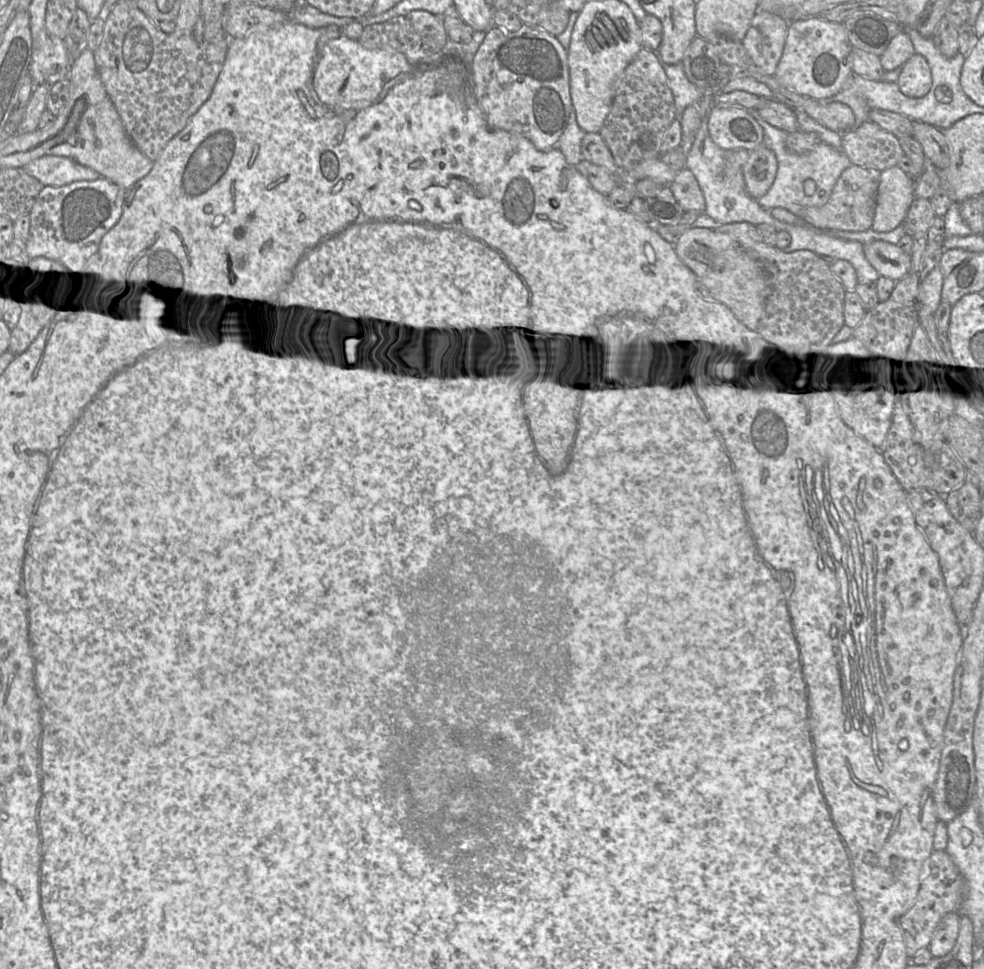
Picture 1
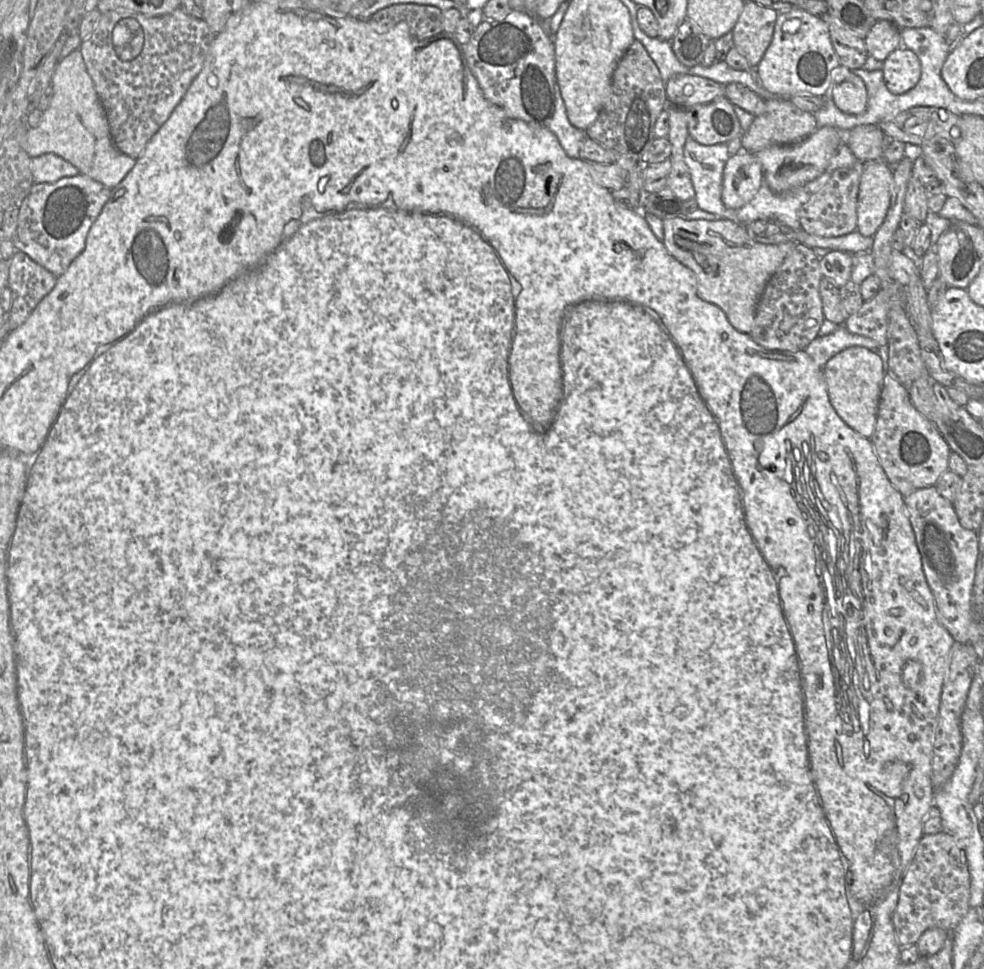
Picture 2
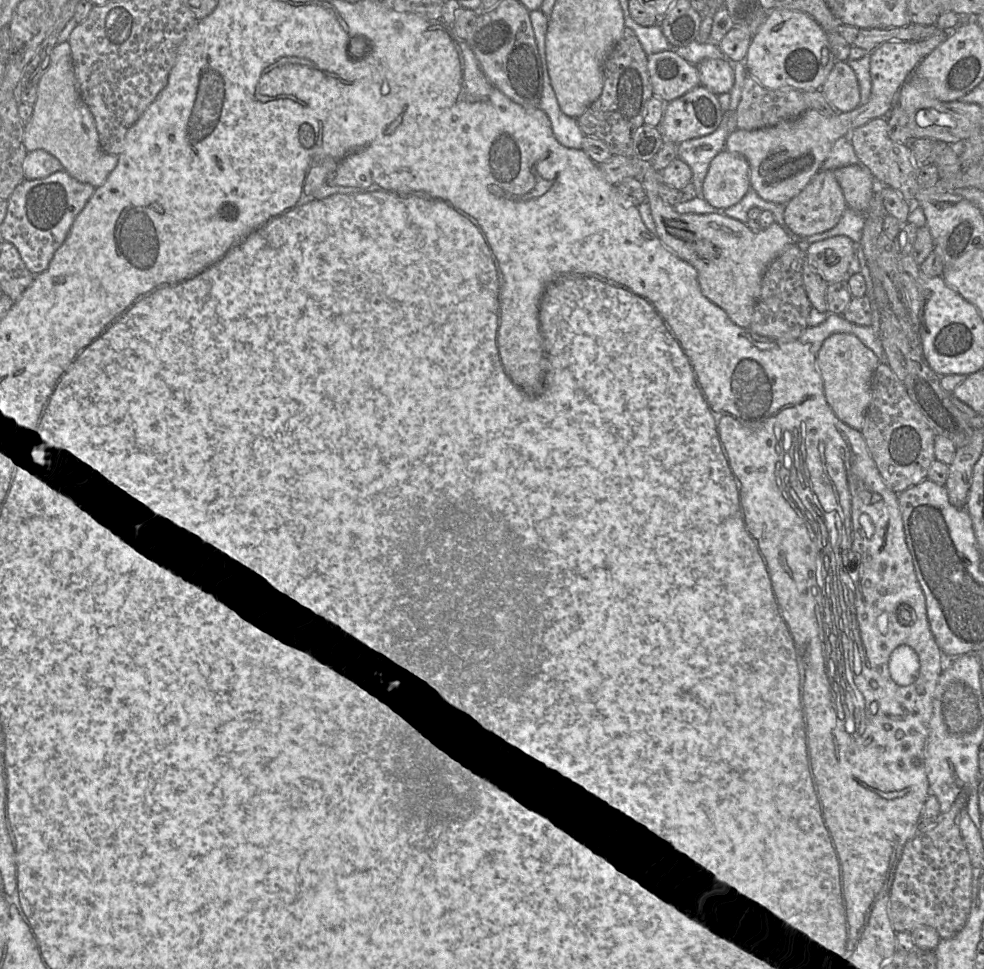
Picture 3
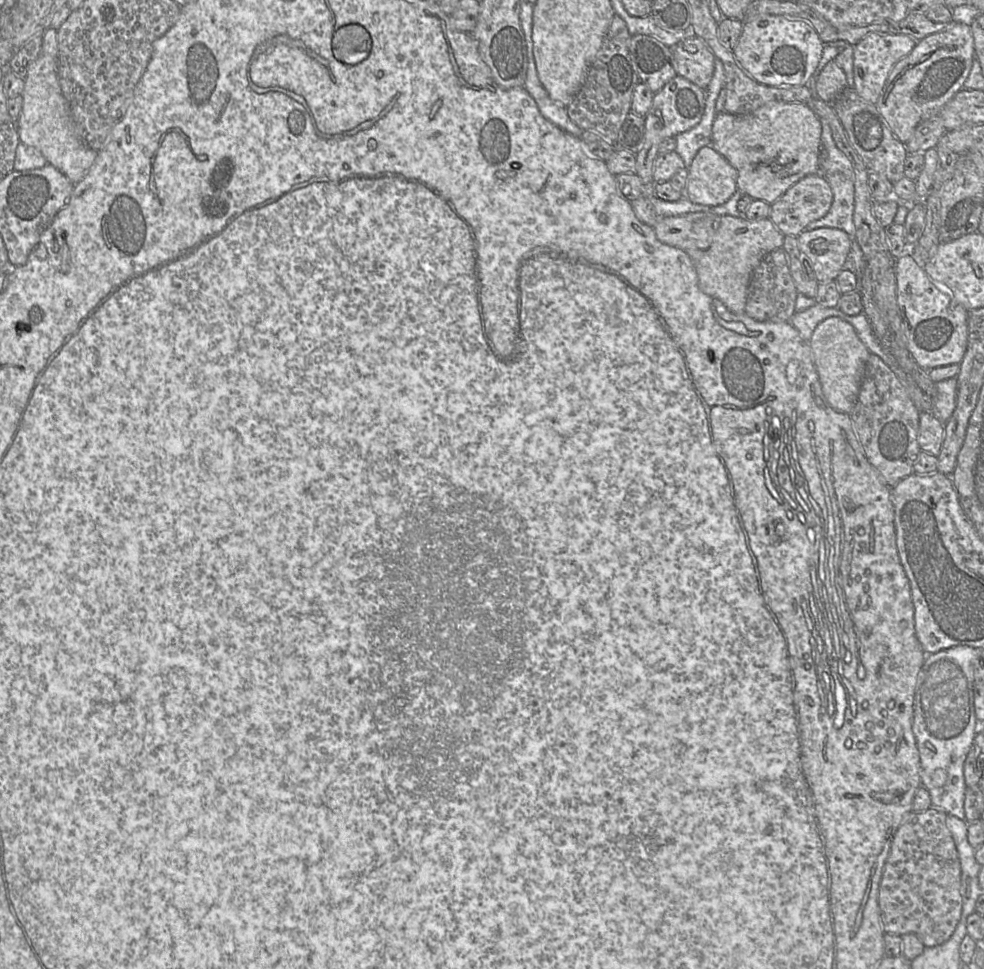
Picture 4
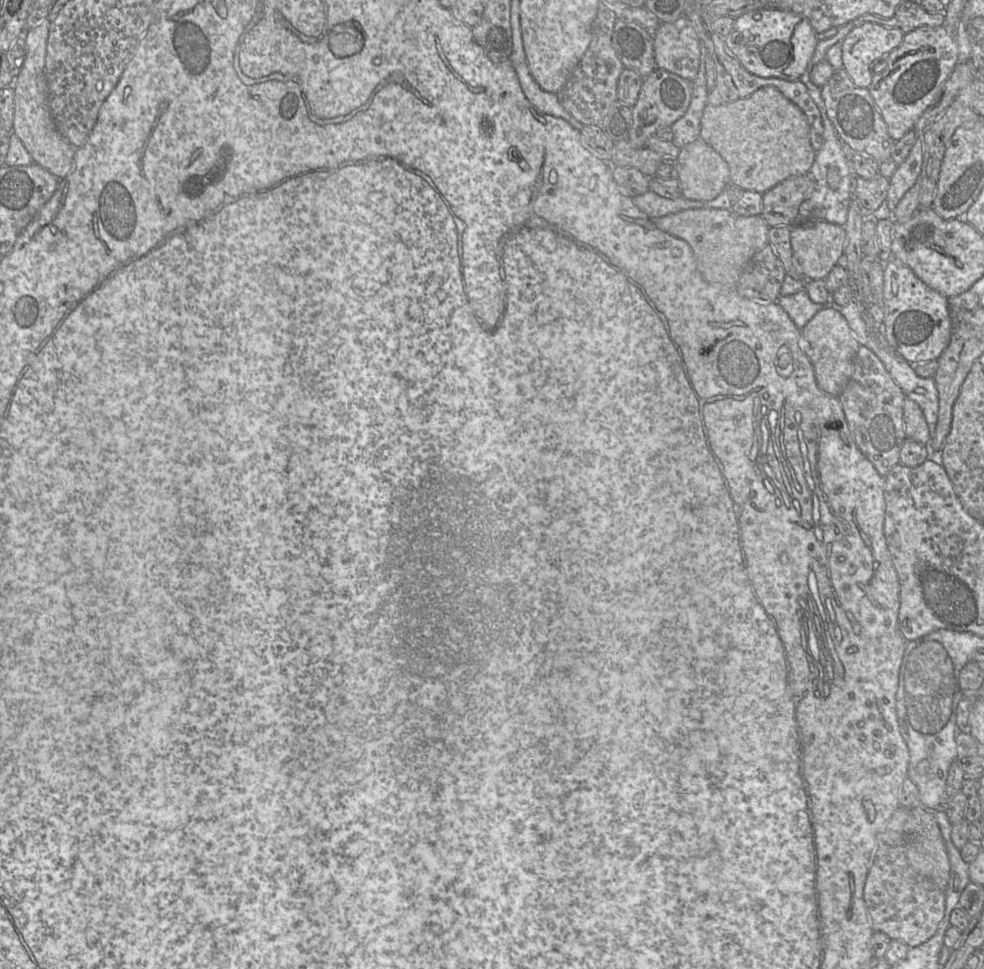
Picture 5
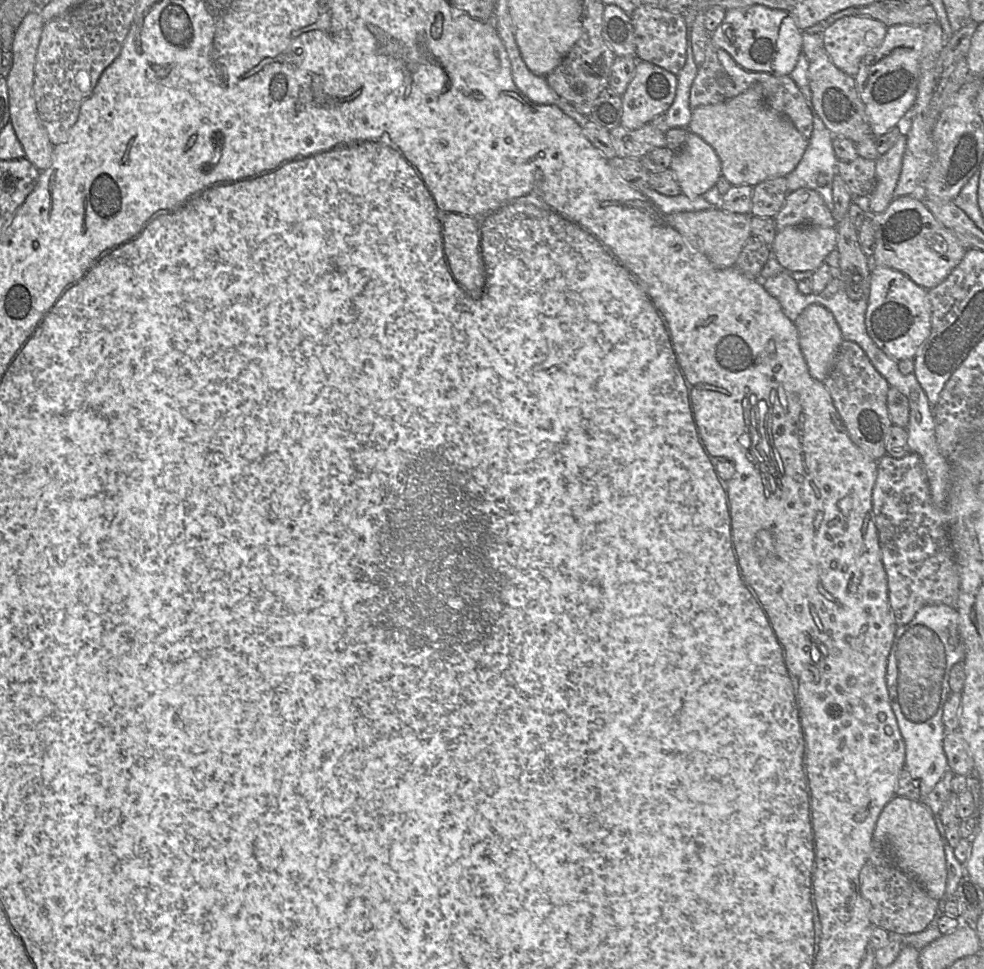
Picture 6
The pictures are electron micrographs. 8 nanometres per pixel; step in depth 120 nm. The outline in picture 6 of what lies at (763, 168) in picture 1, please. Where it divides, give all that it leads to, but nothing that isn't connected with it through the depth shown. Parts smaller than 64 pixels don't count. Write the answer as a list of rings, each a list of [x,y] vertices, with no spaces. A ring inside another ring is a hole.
[[[688,132],[683,147],[674,152],[670,170],[680,186],[680,194],[687,197],[702,197],[722,176],[717,153],[692,132]]]

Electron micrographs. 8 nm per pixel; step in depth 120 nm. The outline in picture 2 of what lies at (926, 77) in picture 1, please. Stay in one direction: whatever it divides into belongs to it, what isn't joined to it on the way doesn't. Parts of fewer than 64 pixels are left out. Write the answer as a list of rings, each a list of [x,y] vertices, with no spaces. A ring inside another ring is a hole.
[[[903,46],[888,55],[881,71],[888,90],[895,95],[903,94],[919,82],[921,63],[913,51]]]

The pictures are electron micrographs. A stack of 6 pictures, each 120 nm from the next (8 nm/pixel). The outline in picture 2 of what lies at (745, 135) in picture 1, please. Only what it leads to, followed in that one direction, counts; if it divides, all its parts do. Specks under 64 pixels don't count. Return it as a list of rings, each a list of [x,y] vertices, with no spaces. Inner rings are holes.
[[[725,96],[684,108],[689,137],[703,145],[727,144],[744,133],[734,105]]]

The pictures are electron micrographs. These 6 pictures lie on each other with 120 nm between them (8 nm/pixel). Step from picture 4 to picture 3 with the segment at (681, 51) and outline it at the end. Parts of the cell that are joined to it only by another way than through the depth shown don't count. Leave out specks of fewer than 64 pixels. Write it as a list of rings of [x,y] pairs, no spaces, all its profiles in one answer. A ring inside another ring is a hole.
[[[705,59],[698,65],[701,85],[716,95],[729,93],[735,81],[734,70],[724,59]]]

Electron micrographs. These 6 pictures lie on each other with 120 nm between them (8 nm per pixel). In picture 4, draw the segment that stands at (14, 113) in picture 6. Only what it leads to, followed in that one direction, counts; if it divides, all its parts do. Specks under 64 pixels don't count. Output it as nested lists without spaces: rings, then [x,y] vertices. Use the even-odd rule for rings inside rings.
[[[48,28],[43,33],[41,51],[38,57],[27,67],[24,76],[24,89],[22,92],[21,114],[16,122],[20,142],[37,149],[47,160],[48,164],[61,171],[71,182],[79,183],[93,165],[97,151],[88,147],[83,140],[83,131],[73,120],[68,103],[62,94],[58,80],[58,41],[57,31]]]

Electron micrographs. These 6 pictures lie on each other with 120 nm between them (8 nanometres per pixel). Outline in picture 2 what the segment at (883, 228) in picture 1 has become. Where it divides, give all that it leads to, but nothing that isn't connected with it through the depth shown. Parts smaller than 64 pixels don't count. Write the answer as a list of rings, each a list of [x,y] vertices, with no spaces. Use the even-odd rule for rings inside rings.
[[[883,160],[863,163],[857,201],[857,230],[873,237],[882,225],[894,190],[893,167]]]

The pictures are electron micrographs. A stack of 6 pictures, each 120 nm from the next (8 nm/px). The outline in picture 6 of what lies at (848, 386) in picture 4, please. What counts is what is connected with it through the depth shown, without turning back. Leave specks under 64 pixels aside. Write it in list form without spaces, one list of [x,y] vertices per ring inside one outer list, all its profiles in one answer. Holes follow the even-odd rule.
[[[807,306],[795,321],[799,345],[811,376],[824,383],[844,340],[839,325],[826,307]]]

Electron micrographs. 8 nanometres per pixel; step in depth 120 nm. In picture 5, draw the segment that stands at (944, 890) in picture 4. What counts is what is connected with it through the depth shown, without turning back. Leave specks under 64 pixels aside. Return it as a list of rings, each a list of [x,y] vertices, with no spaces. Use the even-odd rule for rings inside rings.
[[[898,808],[879,832],[863,895],[873,930],[914,947],[935,935],[944,918],[946,893],[930,879],[918,873],[908,862],[906,856],[908,835],[904,833],[903,827],[909,813],[908,808]]]

